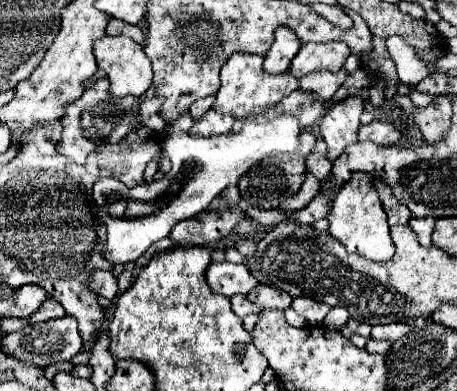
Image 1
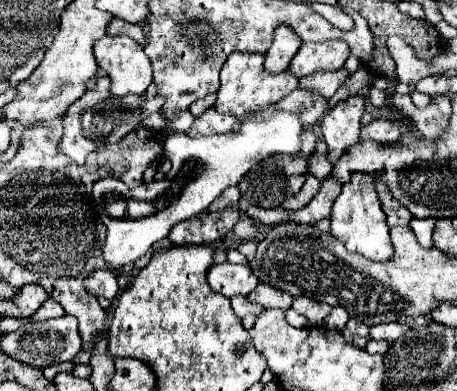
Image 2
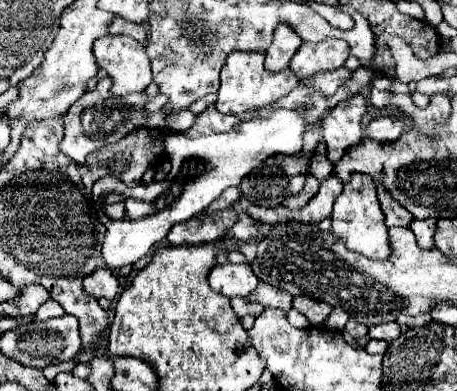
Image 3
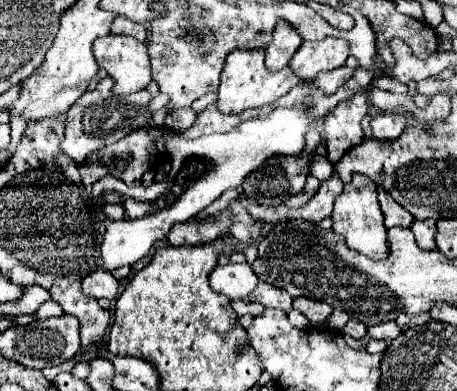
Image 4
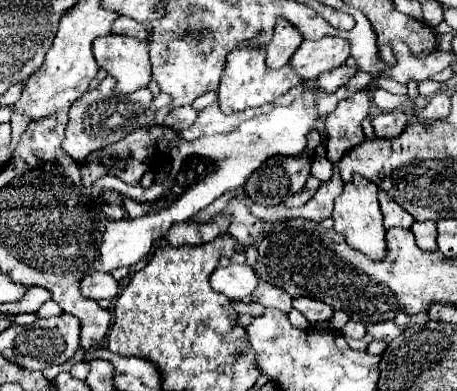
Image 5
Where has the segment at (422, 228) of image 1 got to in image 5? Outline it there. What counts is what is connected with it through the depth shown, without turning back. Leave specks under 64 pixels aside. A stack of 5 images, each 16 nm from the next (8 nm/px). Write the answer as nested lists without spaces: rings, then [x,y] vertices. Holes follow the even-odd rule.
[[[426,220],[426,222],[414,222],[410,228],[416,236],[418,248],[424,250],[436,250],[436,222]]]

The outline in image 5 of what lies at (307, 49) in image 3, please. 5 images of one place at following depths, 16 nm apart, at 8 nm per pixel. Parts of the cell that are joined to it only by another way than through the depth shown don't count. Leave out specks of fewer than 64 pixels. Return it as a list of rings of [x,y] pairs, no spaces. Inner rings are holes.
[[[326,36],[322,40],[304,40],[294,52],[290,66],[302,80],[314,80],[320,72],[342,66],[348,56],[350,46],[344,38]]]

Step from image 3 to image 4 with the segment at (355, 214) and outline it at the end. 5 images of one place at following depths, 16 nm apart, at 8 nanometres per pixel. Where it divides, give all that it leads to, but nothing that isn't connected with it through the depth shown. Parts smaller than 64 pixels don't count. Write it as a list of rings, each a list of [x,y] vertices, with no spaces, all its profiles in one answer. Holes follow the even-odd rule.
[[[352,176],[352,182],[344,184],[344,192],[334,202],[332,230],[344,238],[348,248],[372,260],[384,260],[388,256],[388,230],[384,228],[384,216],[376,198],[376,184],[368,176]]]

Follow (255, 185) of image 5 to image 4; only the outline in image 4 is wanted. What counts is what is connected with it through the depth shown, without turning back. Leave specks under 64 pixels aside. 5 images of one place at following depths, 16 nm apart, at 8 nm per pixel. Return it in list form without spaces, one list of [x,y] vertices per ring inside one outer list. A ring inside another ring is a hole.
[[[306,154],[272,156],[264,164],[260,164],[260,168],[256,172],[252,172],[252,176],[248,176],[248,180],[244,180],[244,184],[240,186],[242,196],[260,206],[278,206],[286,200],[286,196],[292,196],[304,188],[308,170],[310,170],[310,156],[306,156]]]

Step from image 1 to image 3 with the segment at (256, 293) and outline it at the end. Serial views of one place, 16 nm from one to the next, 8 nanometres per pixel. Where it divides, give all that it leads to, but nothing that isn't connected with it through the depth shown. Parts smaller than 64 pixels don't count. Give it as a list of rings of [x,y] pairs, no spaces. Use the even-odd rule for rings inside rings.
[[[258,284],[250,296],[250,302],[258,302],[264,308],[280,308],[280,310],[290,310],[292,308],[292,296],[288,296],[288,292],[280,292],[278,288],[272,288],[270,284]]]

